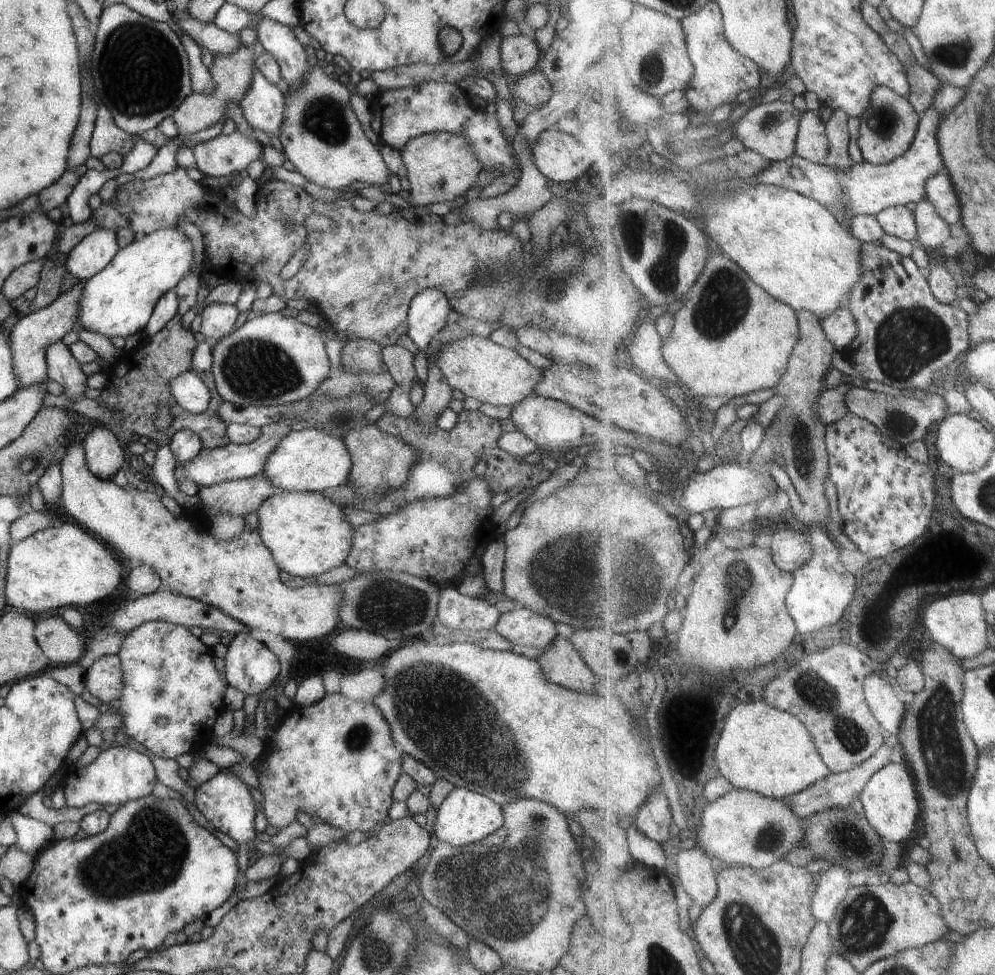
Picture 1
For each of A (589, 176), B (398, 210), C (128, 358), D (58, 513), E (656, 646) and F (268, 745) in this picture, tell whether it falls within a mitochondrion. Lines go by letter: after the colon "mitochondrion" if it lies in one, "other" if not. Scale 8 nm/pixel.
A: other
B: other
C: other
D: other
E: other
F: other

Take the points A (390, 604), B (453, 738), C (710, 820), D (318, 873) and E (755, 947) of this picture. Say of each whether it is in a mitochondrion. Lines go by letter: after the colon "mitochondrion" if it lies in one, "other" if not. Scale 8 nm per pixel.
A: mitochondrion
B: mitochondrion
C: other
D: other
E: mitochondrion

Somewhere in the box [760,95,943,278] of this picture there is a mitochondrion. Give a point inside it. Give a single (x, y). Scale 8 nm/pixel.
(884, 120)

